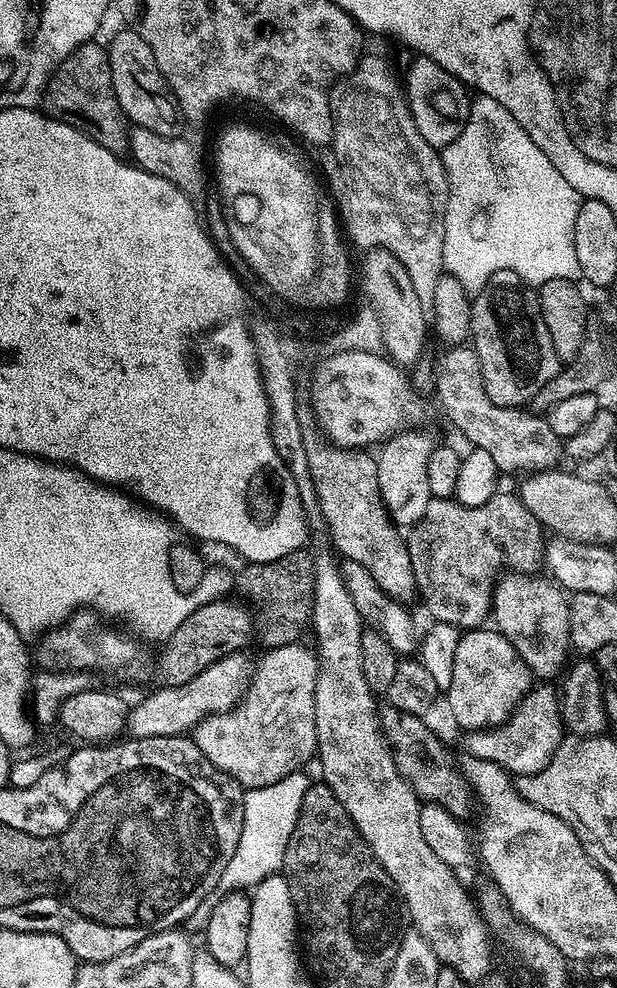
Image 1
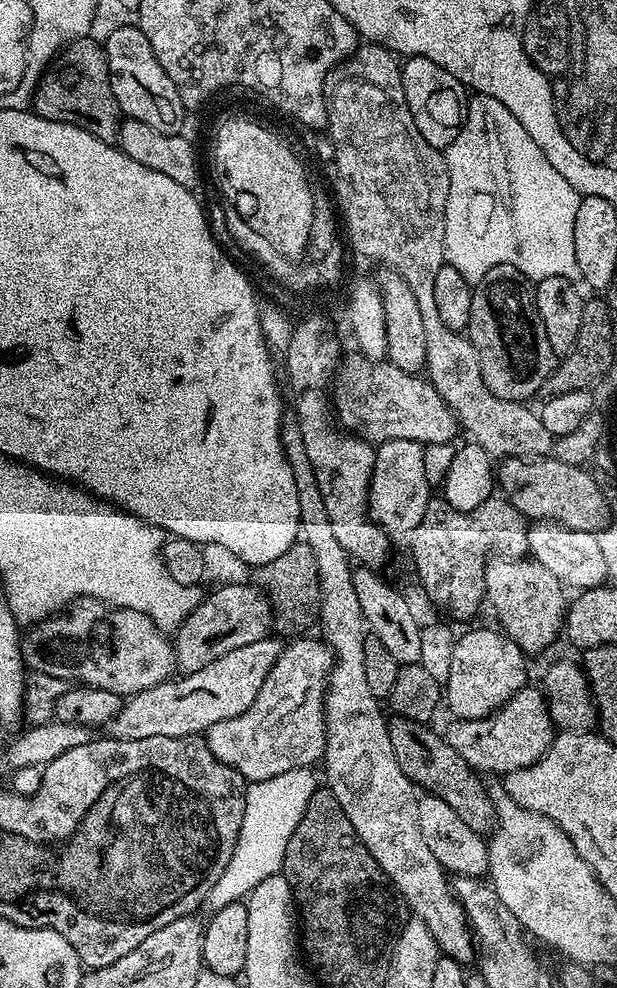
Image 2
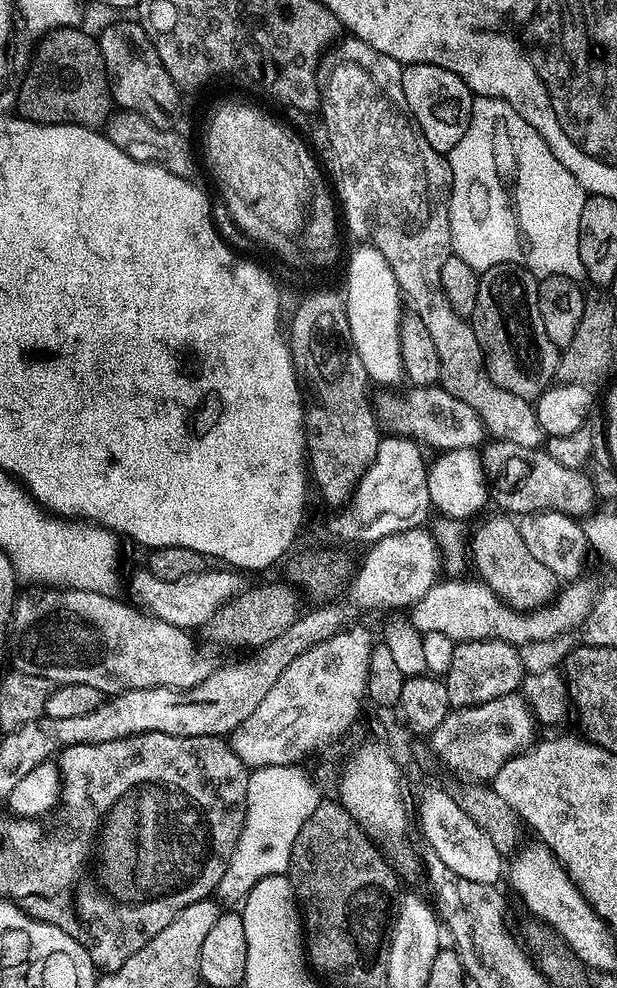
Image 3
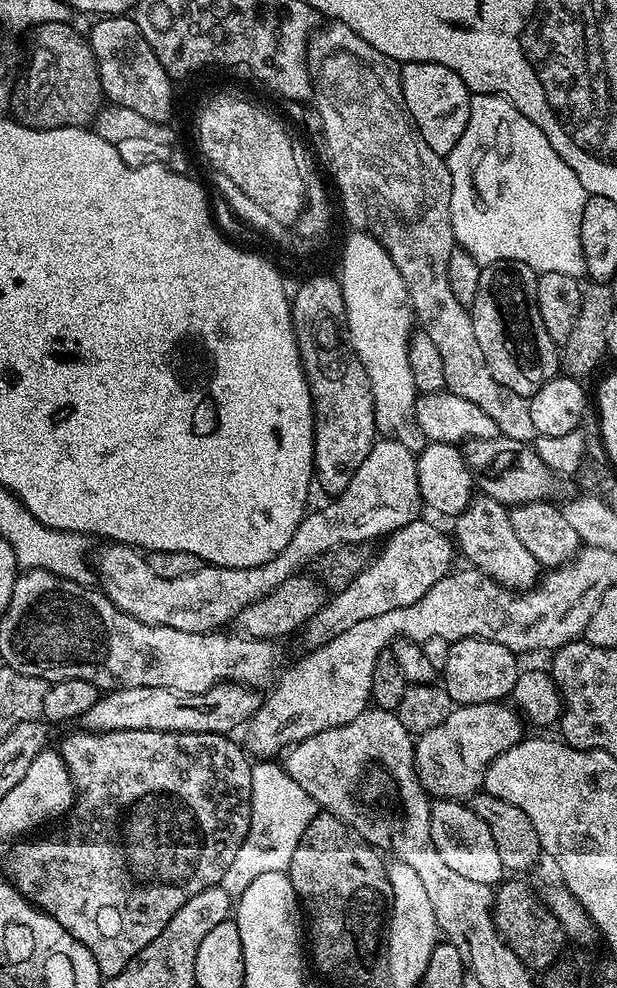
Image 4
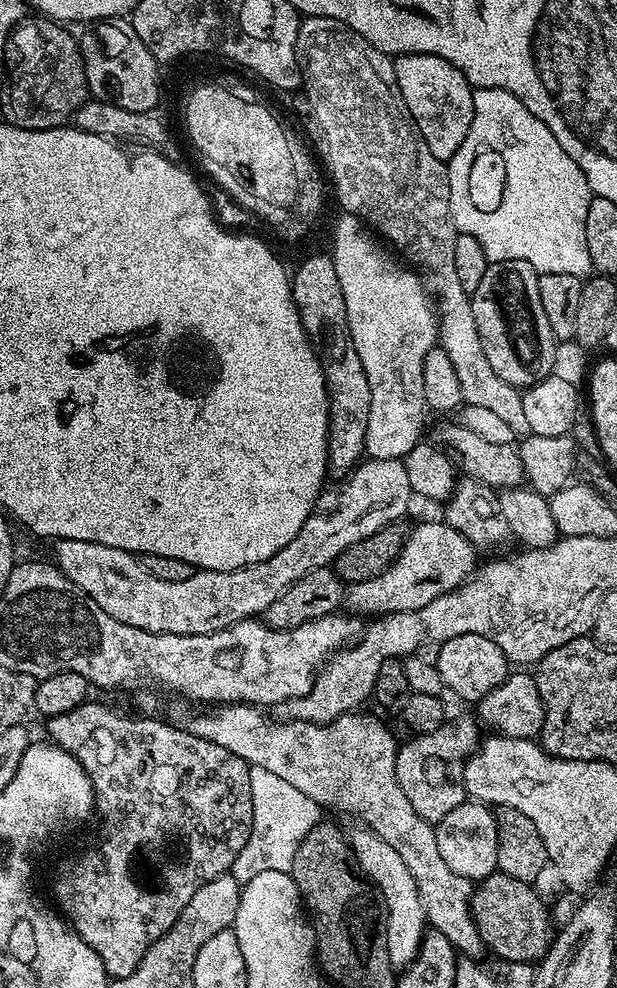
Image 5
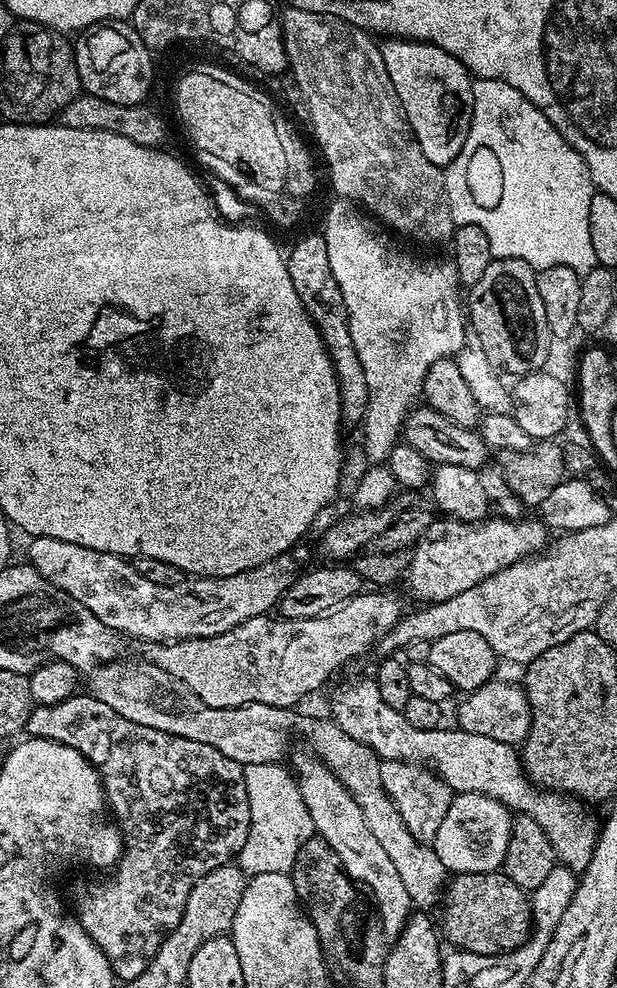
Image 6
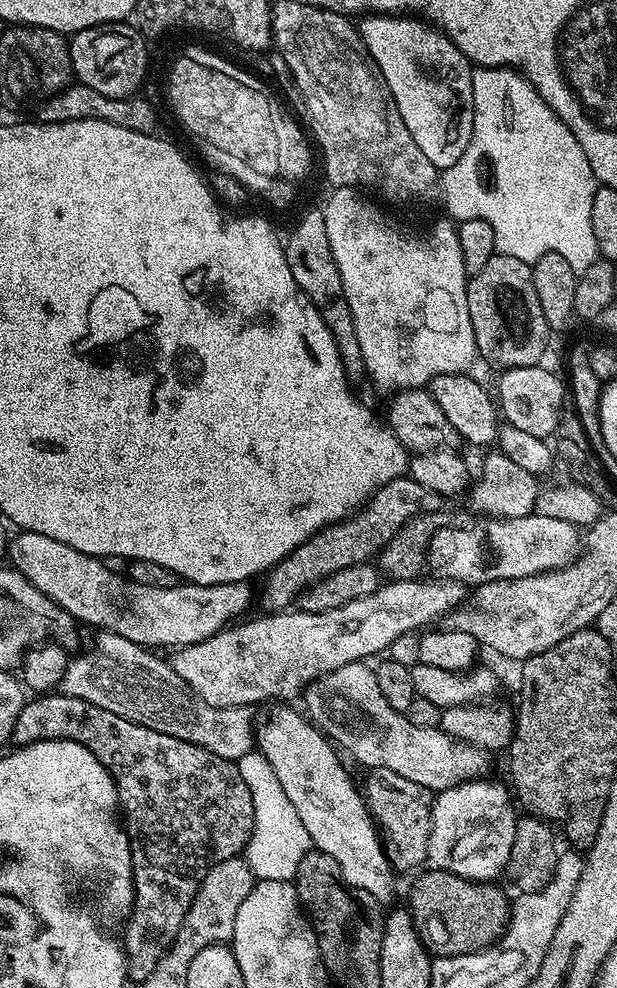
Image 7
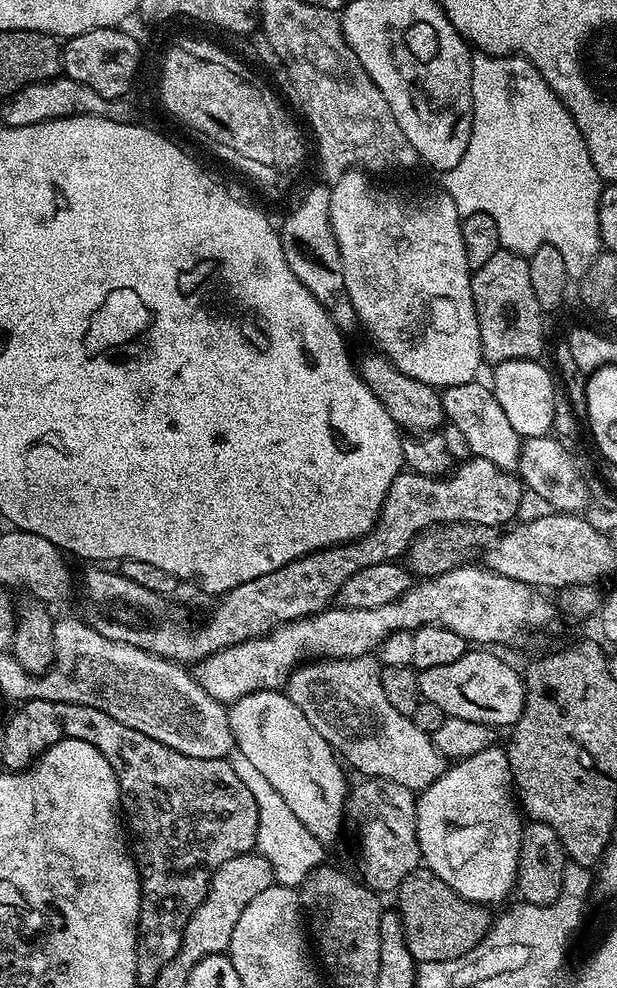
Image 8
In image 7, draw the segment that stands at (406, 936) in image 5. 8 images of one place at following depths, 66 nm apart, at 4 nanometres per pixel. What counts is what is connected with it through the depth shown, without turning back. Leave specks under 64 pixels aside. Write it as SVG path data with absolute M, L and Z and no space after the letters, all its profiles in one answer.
M280 704L274 707L268 716L268 722L255 727L254 740L260 754L268 761L274 770L275 777L286 791L294 810L298 811L306 832L310 835L313 847L326 853L338 864L344 884L350 888L365 890L381 904L386 904L392 896L392 880L394 869L388 857L379 829L371 816L365 797L360 794L352 782L347 770L340 762L337 749L302 712L292 709L292 706Z

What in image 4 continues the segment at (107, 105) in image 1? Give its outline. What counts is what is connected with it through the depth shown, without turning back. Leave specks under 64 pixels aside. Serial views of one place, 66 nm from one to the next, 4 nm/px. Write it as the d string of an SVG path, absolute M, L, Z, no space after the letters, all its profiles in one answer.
M55 20L35 29L28 73L21 80L19 77L11 89L11 119L27 128L82 128L91 125L105 107L106 97L92 45L70 25Z

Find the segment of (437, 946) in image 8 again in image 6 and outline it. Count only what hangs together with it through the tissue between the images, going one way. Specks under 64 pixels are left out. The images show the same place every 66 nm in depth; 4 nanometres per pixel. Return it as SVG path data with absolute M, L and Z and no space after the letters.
M503 870L494 872L461 872L453 875L447 881L446 887L442 893L442 908L444 904L444 928L442 924L442 936L445 941L452 943L453 949L461 952L473 952L479 956L501 956L504 952L511 952L519 947L520 944L525 944L532 930L532 906L530 903L530 896L525 889L520 888L513 880L506 875Z

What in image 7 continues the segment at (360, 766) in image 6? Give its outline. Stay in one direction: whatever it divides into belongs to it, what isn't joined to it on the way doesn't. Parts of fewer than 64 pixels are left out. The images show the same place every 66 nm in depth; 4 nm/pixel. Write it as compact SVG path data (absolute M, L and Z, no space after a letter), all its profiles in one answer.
M100 630L95 633L96 641L92 644L89 652L84 652L81 656L73 655L66 666L66 674L62 678L59 691L65 696L73 696L74 698L82 698L82 702L90 702L94 706L102 706L102 710L110 710L110 714L118 714L122 718L126 718L135 724L146 726L150 730L158 730L162 734L170 734L174 738L180 738L182 742L188 742L194 746L200 746L206 750L210 750L210 754L218 754L218 758L239 762L247 752L253 751L254 748L254 721L252 722L251 711L248 708L215 708L206 702L202 702L202 698L198 698L198 694L194 694L194 690L190 690L190 686L182 678L178 678L178 674L172 669L171 663L167 659L159 660L155 651L149 650L143 644L135 644L126 638L122 638L116 632Z

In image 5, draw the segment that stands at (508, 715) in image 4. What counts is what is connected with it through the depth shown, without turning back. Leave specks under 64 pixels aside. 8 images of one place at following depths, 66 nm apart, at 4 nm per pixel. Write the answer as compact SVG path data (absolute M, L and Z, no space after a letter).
M469 716L462 717L457 724L445 722L438 730L413 735L413 740L399 745L396 754L396 777L406 798L410 798L410 806L433 826L462 803L464 761L477 751L482 740L477 721Z

